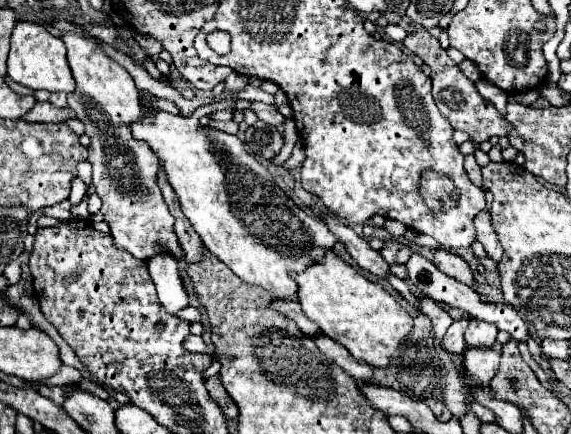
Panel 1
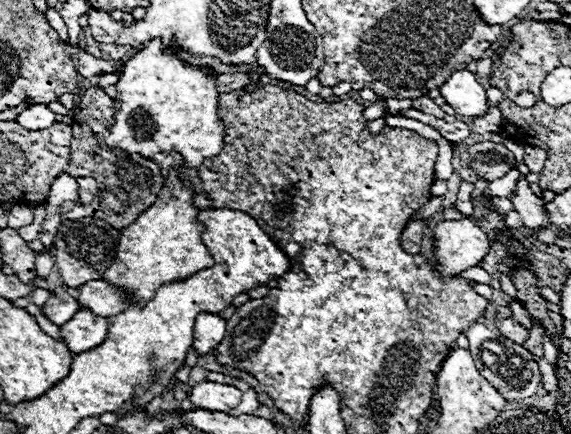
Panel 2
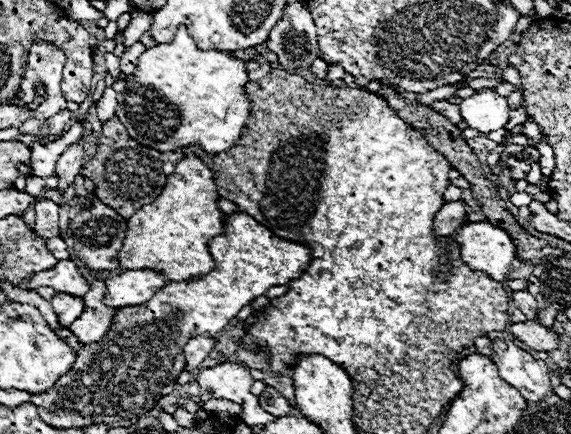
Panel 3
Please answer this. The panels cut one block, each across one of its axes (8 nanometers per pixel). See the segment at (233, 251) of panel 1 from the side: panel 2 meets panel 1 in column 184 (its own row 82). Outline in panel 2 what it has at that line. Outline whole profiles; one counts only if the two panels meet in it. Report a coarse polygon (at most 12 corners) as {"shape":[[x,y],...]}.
{"shape":[[152,40],[104,140],[198,168],[226,132],[216,72]]}

